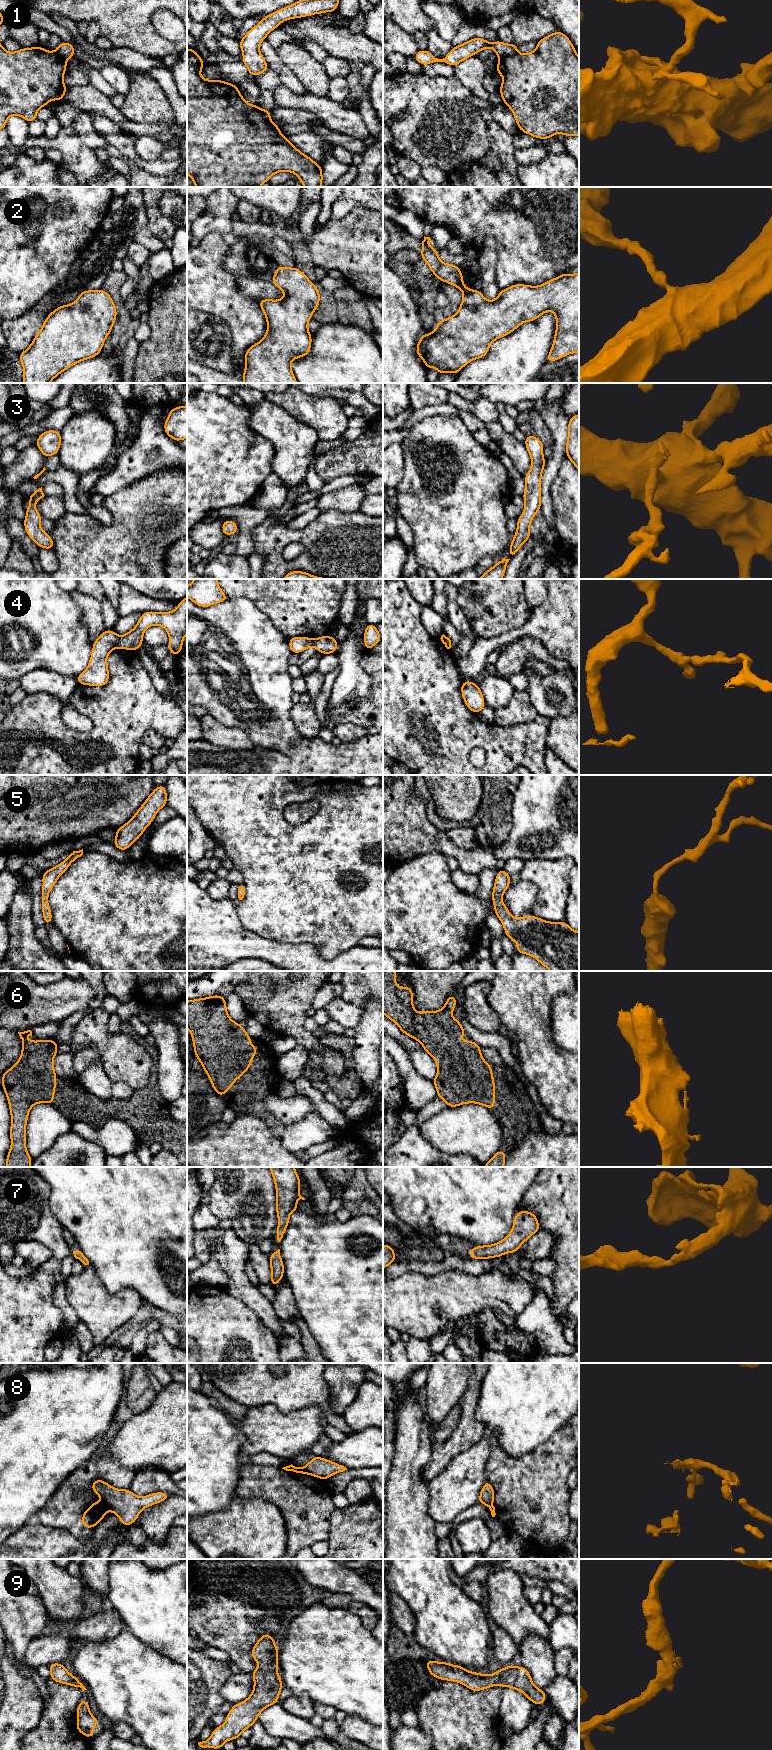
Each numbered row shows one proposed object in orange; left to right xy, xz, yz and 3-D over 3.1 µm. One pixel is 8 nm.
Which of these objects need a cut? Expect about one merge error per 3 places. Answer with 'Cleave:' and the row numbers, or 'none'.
Cleave: 1, 4, 8

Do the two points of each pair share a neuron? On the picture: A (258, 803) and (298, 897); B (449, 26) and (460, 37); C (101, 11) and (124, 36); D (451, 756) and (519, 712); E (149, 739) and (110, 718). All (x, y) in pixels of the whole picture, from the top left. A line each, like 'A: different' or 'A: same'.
A: same
B: different
C: same
D: different
E: different

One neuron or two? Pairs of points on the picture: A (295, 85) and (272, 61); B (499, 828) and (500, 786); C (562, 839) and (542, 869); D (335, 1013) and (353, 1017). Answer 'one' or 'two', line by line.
A: one
B: one
C: two
D: one

